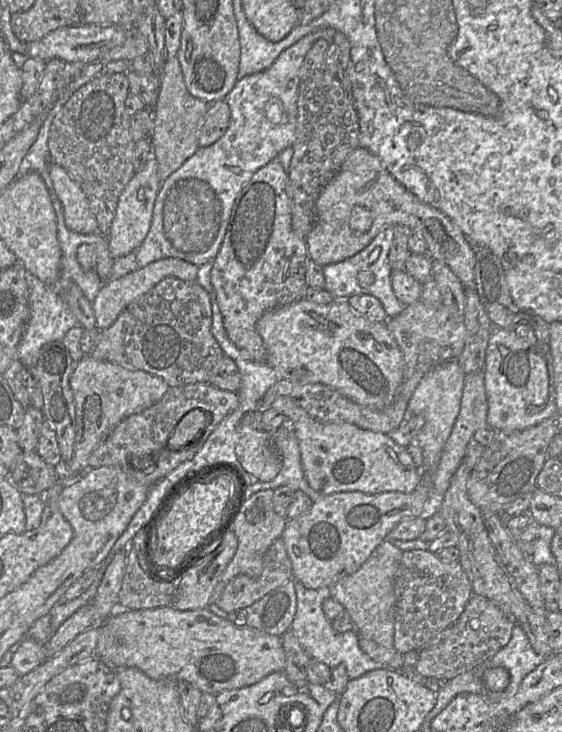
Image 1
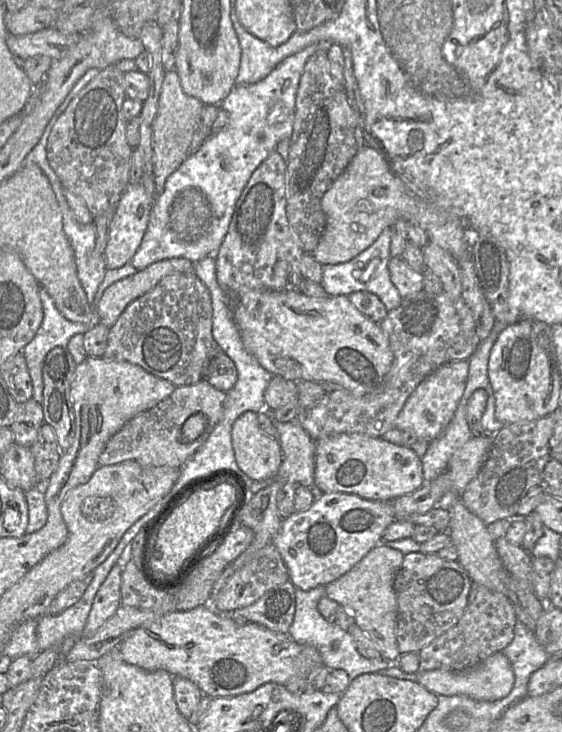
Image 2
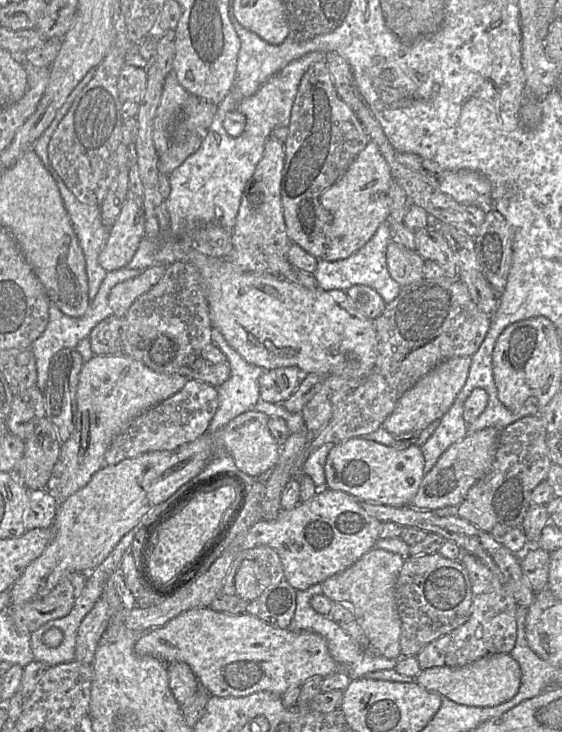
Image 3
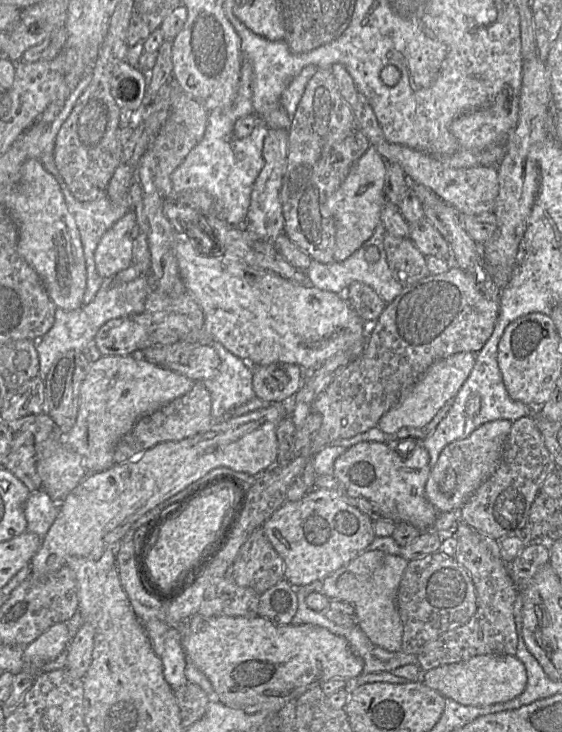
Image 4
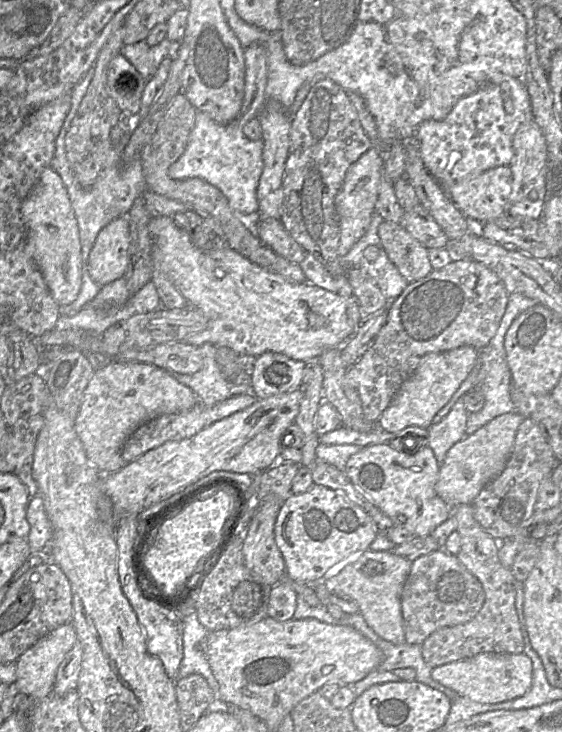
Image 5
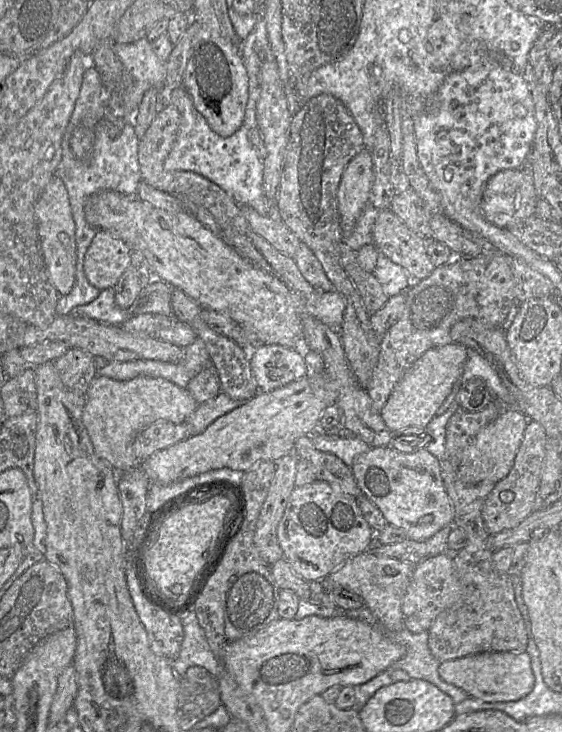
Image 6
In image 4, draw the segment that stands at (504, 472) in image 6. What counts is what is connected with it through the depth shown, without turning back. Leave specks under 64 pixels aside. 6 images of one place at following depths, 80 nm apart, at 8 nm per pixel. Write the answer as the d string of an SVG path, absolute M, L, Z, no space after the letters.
M505 419L486 423L465 439L454 441L445 447L431 469L425 486L427 500L440 513L459 511L470 496L496 473L512 424Z

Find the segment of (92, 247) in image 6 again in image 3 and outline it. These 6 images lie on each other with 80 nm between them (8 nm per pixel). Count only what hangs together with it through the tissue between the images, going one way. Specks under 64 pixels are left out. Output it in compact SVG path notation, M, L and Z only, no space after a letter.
M127 194L122 209L99 253L98 263L106 271L126 267L145 235L143 197Z

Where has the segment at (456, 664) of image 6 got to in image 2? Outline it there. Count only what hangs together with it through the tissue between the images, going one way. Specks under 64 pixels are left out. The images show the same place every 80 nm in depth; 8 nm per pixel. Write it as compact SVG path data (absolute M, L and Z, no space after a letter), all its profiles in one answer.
M502 652L491 655L482 663L470 669L462 671L436 669L418 672L417 674L417 682L436 695L463 695L477 701L500 700L511 692L515 683L512 664Z

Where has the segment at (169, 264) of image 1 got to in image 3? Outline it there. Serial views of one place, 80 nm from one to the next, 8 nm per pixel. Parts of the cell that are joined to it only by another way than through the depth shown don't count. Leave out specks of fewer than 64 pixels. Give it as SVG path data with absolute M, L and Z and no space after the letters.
M154 265L144 269L138 276L116 284L108 295L113 316L125 316L134 301L160 280L166 268L167 265Z

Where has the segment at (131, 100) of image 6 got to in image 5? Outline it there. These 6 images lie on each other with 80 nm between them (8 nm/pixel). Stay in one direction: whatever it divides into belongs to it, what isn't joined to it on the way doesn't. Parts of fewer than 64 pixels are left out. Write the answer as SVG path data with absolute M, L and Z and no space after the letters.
M167 38L152 47L147 44L146 40L142 40L134 44L124 45L120 53L148 80L155 74L165 58L173 57L175 47L176 44Z

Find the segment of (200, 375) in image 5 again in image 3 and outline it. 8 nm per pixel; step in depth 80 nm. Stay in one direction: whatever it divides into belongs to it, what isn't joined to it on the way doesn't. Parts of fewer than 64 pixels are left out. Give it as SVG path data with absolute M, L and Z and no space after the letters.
M212 328L211 340L225 354L231 369L230 377L217 387L218 408L207 429L213 433L243 412L254 410L260 400L258 379L264 369L247 362L216 328Z

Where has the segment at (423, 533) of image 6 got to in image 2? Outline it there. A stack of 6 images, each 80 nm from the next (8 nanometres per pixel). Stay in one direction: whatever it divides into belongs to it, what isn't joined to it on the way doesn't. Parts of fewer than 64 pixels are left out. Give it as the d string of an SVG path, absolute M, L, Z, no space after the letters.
M342 433L315 442L314 481L323 493L343 492L388 501L408 495L424 482L422 459L410 448L362 433Z

